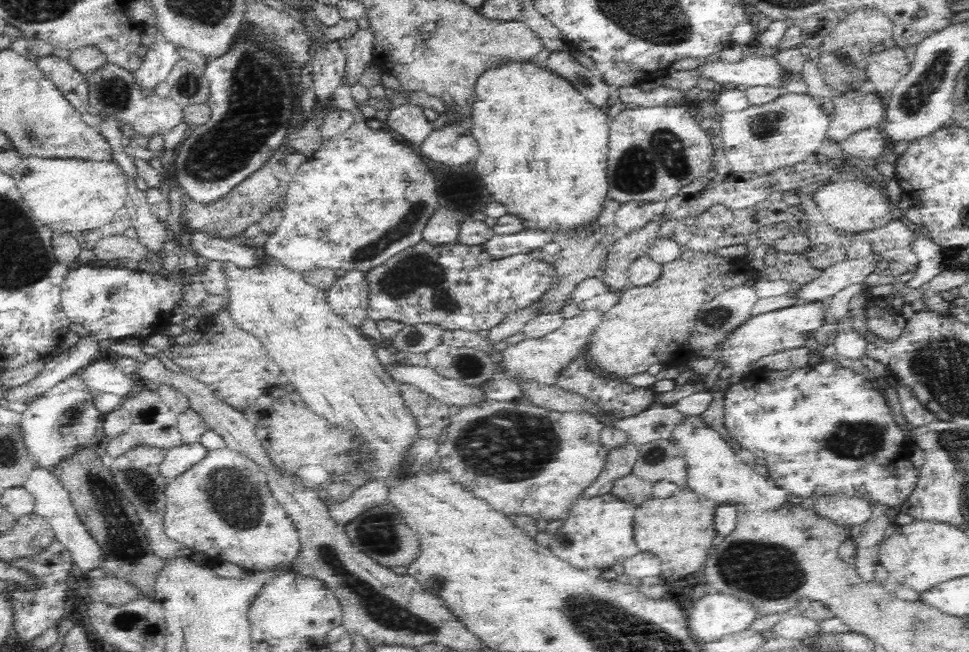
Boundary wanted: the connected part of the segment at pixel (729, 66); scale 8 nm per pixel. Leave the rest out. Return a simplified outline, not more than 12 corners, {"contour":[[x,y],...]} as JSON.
{"contour":[[774,56],[737,63],[701,61],[697,78],[717,88],[778,87],[786,72]]}

